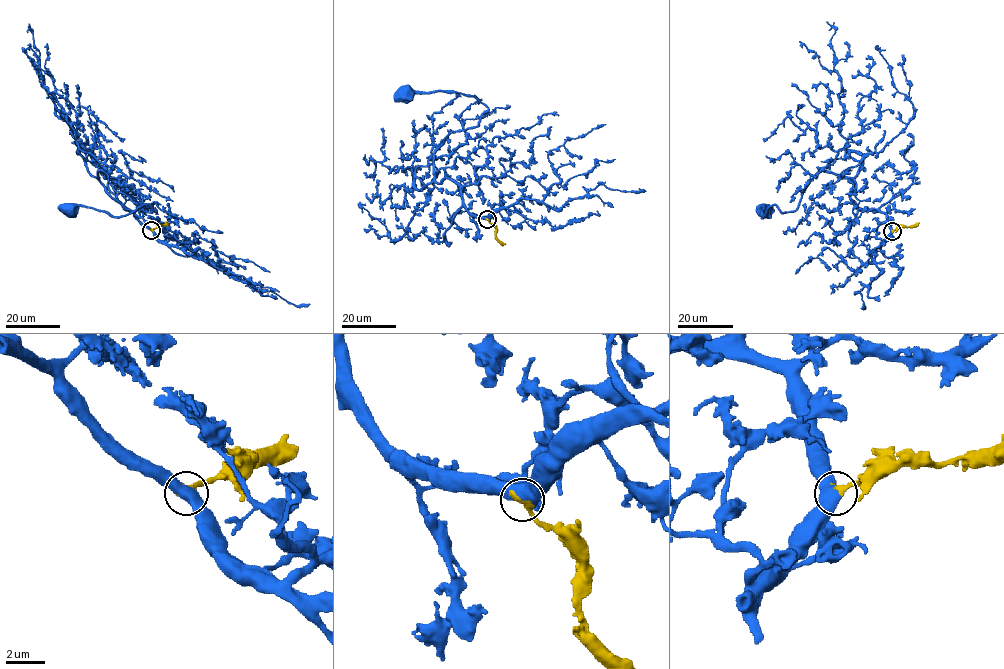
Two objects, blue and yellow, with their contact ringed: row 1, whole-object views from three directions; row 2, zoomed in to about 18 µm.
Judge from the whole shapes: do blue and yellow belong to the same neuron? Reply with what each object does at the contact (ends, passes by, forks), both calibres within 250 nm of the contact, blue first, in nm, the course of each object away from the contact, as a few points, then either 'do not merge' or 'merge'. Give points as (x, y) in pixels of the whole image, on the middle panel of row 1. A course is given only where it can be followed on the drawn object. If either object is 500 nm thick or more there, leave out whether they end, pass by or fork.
600/500 nm | blue via (487, 220), (455, 183), (435, 180), (433, 159), (487, 107), (462, 93), (407, 94) | yellow via (487, 220), (494, 226), (496, 237), (506, 244) | merge

